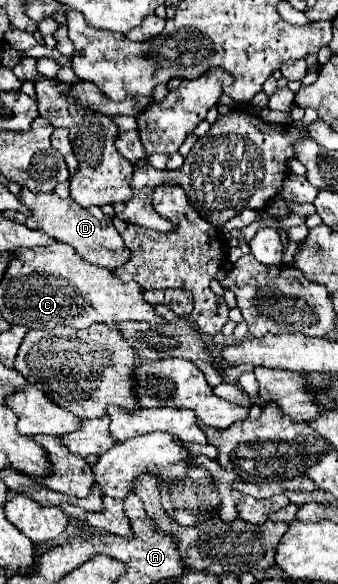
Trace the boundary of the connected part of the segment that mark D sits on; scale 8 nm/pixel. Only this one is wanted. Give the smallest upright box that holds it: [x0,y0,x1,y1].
[19,188,129,270]

